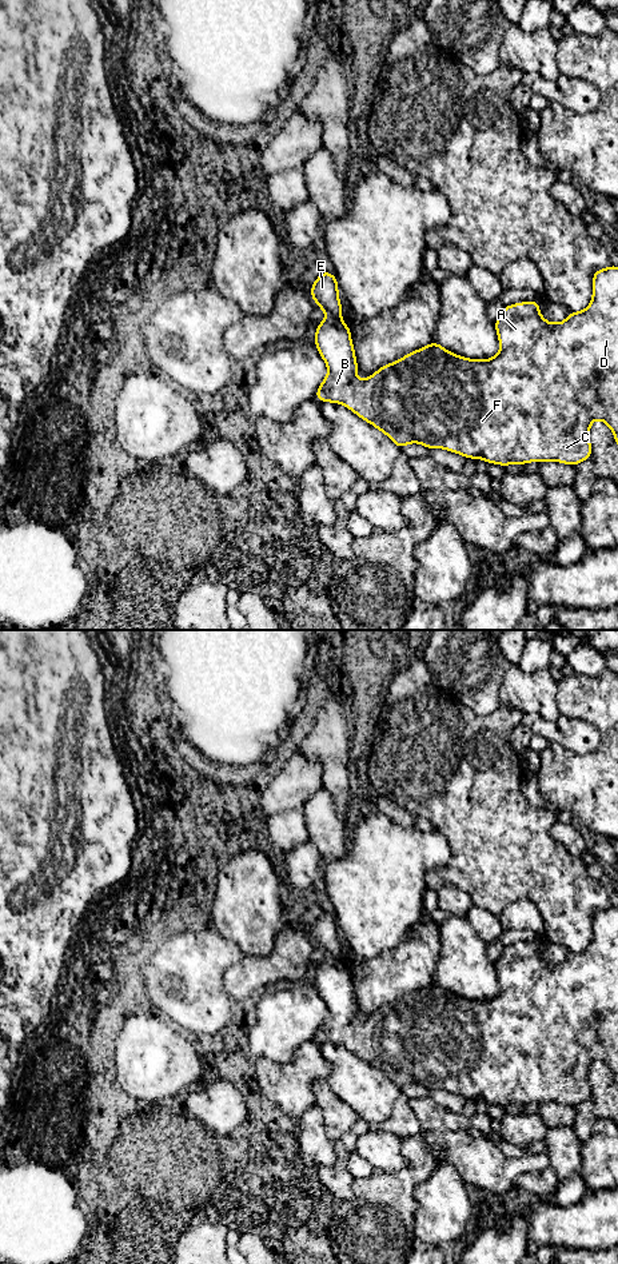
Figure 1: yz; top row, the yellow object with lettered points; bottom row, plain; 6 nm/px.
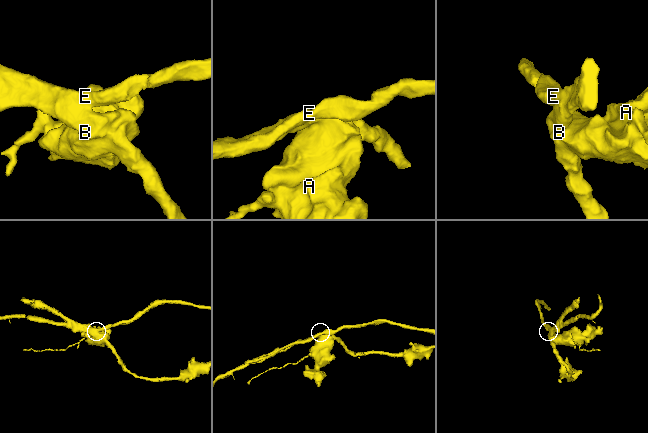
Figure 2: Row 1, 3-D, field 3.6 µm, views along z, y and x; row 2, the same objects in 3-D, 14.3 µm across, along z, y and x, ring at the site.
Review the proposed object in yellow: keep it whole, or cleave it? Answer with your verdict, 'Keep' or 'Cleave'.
Cleave

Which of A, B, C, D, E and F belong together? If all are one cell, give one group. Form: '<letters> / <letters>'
A B C D F / E

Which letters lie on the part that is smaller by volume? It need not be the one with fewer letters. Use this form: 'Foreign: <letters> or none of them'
Foreign: E

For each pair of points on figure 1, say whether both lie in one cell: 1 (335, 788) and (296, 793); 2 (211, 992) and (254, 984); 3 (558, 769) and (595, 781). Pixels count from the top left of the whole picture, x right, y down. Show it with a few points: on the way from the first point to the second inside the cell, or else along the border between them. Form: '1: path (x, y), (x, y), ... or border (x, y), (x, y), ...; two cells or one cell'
1: border (306, 757), (321, 764), (322, 785); two cells
2: border (239, 961), (224, 973), (224, 989), (235, 1004); two cells
3: path (567, 778), (570, 781), (586, 781); one cell

